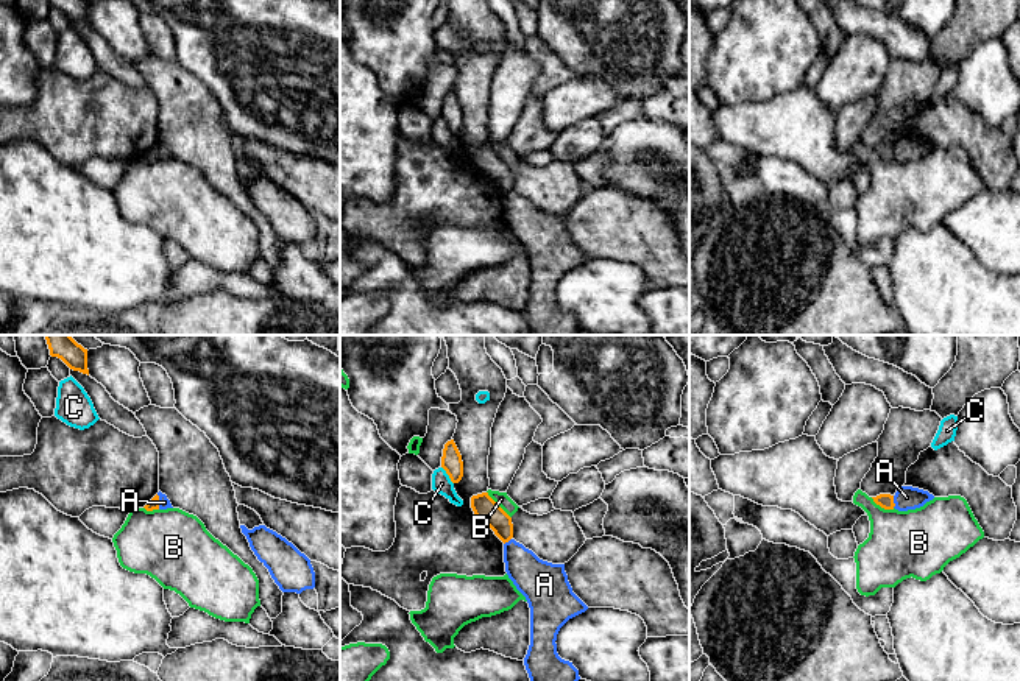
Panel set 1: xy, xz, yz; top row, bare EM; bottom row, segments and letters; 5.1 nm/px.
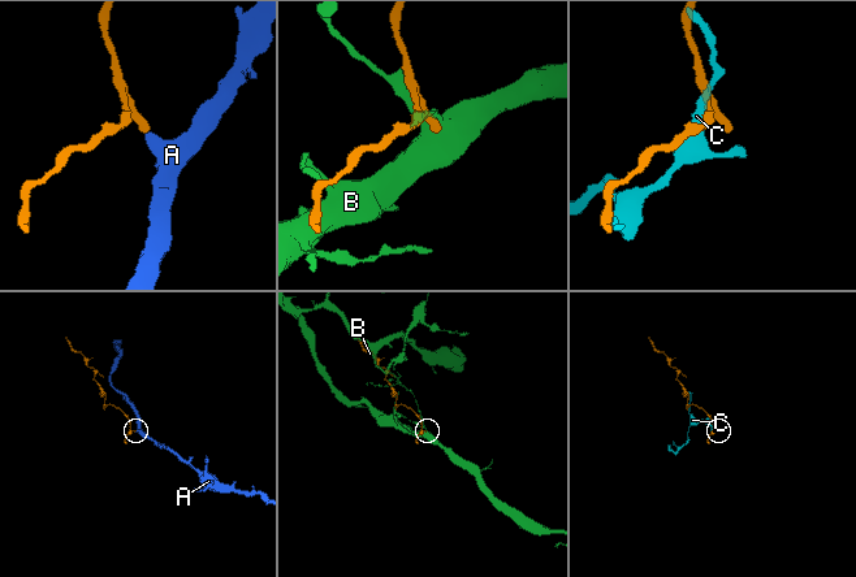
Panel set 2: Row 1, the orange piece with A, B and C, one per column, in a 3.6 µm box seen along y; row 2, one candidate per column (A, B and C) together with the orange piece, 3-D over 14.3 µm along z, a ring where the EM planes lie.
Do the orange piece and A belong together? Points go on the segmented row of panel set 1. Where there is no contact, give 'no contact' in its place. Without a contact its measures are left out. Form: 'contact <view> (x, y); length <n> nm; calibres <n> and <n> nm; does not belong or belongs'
contact xy (158, 502); length 80 nm; calibres 60 and 60 nm; does not belong

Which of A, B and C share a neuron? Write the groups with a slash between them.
A / B / C

